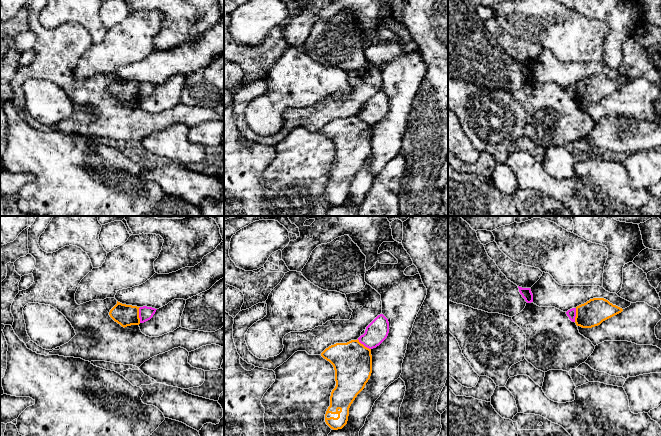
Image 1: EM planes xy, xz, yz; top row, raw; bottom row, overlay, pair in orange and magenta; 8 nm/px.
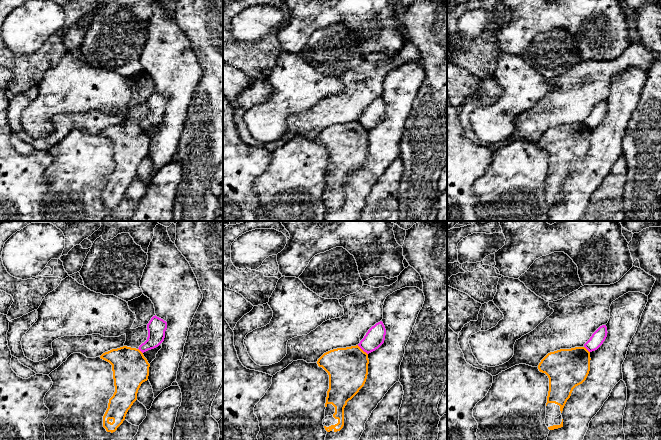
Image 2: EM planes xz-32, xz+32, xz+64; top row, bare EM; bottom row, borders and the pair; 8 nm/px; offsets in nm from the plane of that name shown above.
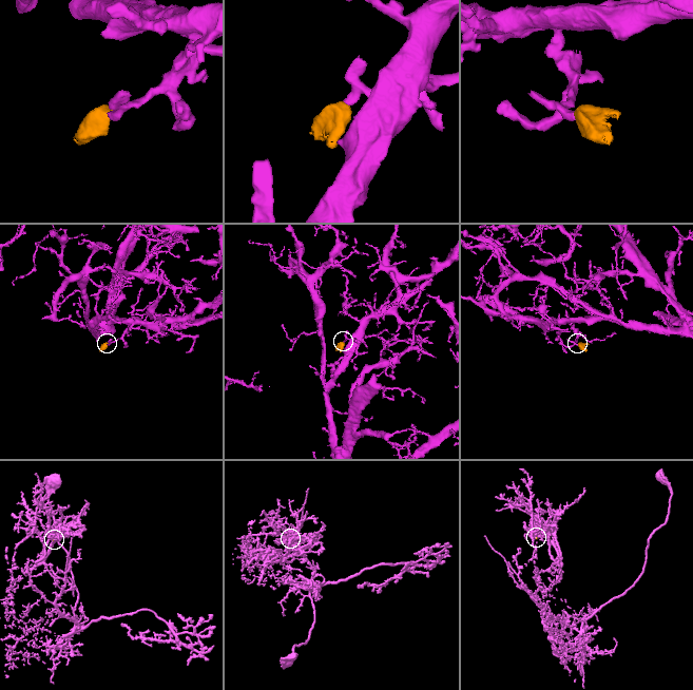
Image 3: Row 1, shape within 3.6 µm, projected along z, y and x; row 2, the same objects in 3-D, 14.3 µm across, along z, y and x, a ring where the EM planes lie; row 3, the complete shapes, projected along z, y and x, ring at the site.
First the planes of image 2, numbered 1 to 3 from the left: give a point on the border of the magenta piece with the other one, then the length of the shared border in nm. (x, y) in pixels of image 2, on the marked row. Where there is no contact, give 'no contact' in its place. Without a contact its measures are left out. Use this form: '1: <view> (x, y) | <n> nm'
1: xz-32 (140, 351) | 60 nm
2: xz+32 (361, 349) | 120 nm
3: xz+64 (586, 349) | 70 nm

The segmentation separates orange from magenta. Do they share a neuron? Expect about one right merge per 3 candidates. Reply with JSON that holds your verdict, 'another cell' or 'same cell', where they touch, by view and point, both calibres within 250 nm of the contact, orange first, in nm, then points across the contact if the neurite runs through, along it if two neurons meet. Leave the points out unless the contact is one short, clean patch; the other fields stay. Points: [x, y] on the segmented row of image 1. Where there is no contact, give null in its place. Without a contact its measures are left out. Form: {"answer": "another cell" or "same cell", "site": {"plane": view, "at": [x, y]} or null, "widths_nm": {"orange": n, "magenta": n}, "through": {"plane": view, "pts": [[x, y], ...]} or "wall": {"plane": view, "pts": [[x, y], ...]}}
{"answer": "another cell", "site": {"plane": "xy", "at": [138, 315]}, "widths_nm": {"orange": 180, "magenta": 110}, "wall": {"plane": "xy", "pts": [[140, 307], [139, 322]]}}

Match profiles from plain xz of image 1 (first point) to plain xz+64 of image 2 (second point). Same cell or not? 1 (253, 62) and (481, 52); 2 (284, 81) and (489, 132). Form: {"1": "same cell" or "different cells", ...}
{"1": "same cell", "2": "same cell"}

